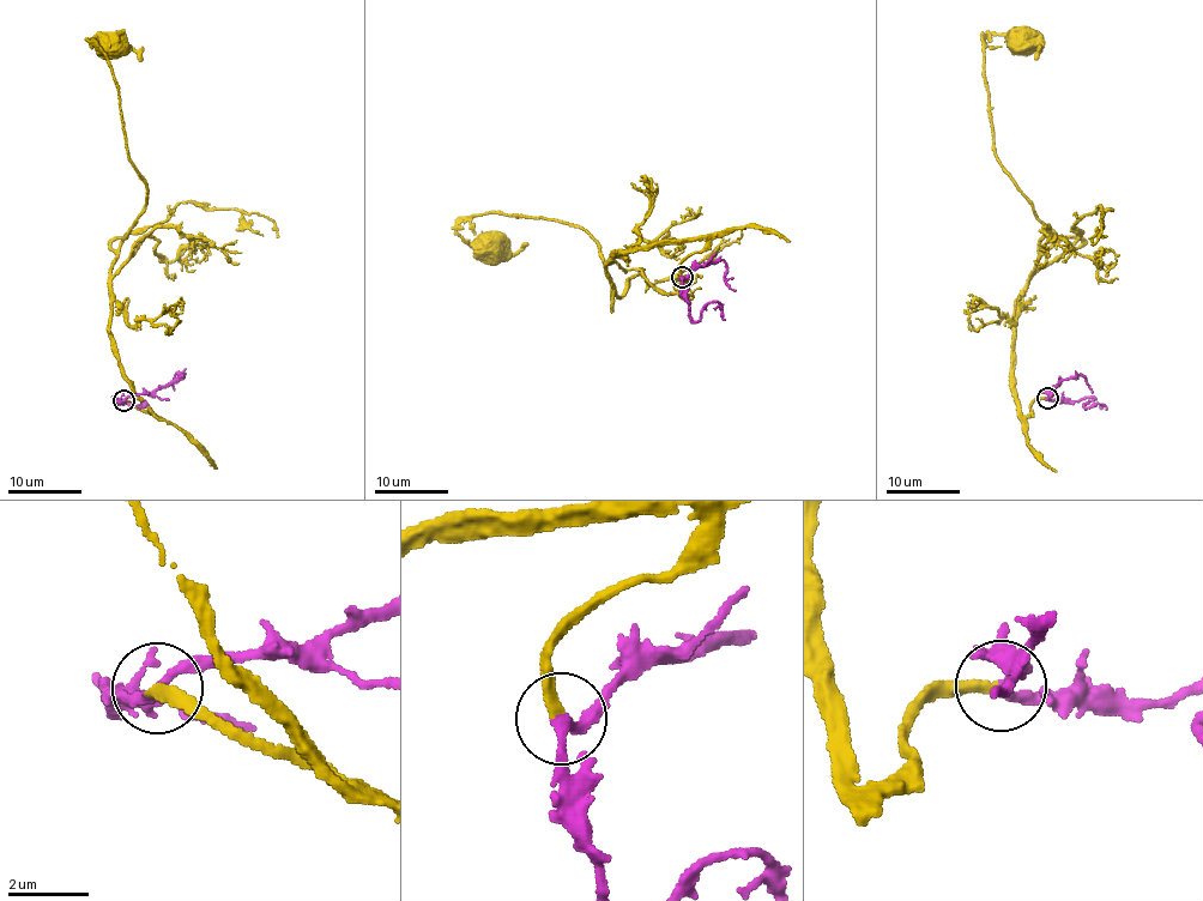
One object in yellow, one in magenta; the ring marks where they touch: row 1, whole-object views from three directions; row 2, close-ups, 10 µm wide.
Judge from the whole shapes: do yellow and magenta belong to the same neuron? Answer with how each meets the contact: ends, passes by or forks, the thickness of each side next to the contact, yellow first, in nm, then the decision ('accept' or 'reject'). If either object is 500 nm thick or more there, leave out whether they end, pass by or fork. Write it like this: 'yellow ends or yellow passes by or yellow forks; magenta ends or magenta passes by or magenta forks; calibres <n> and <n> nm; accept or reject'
yellow ends; magenta passes by; calibres 280 and 240 nm; accept

